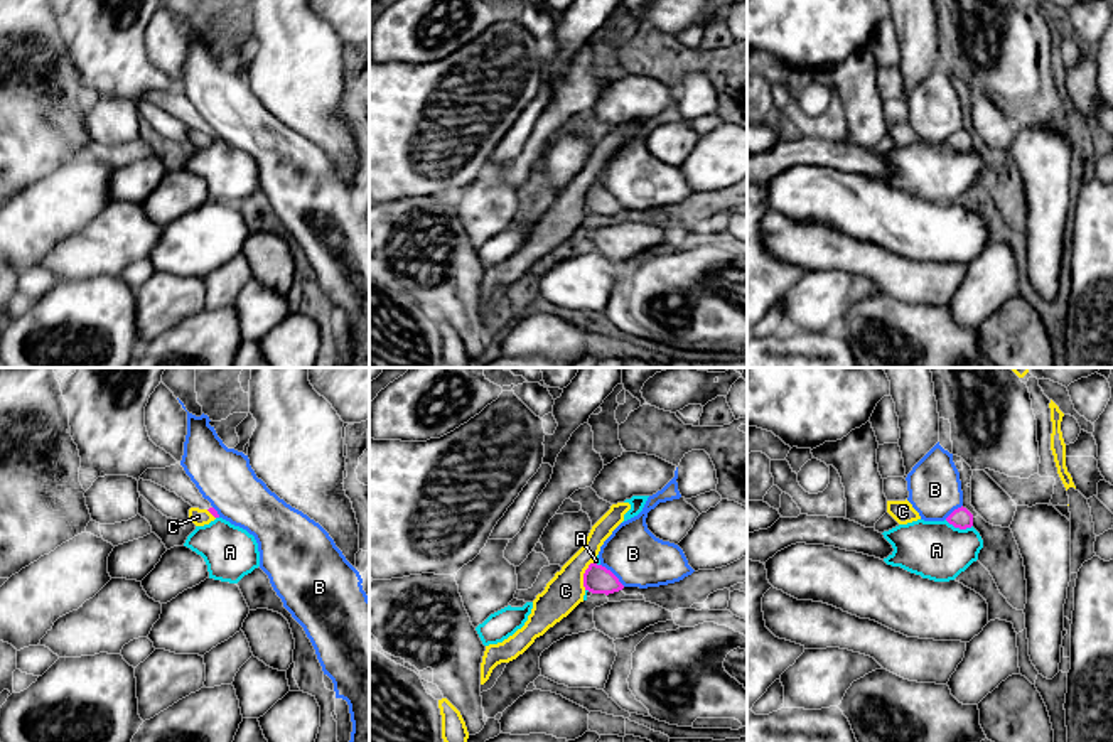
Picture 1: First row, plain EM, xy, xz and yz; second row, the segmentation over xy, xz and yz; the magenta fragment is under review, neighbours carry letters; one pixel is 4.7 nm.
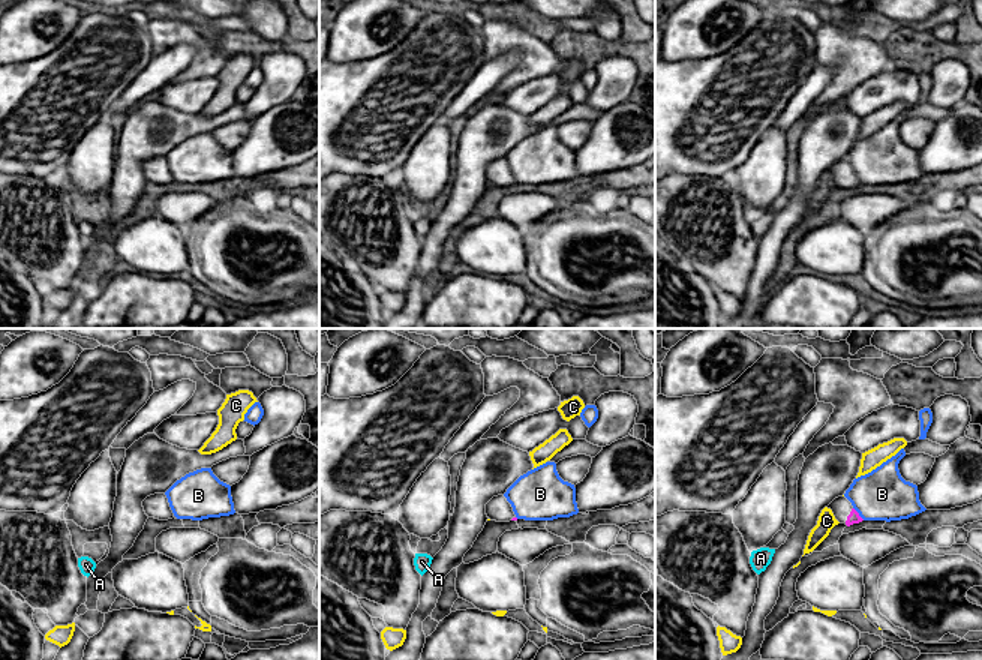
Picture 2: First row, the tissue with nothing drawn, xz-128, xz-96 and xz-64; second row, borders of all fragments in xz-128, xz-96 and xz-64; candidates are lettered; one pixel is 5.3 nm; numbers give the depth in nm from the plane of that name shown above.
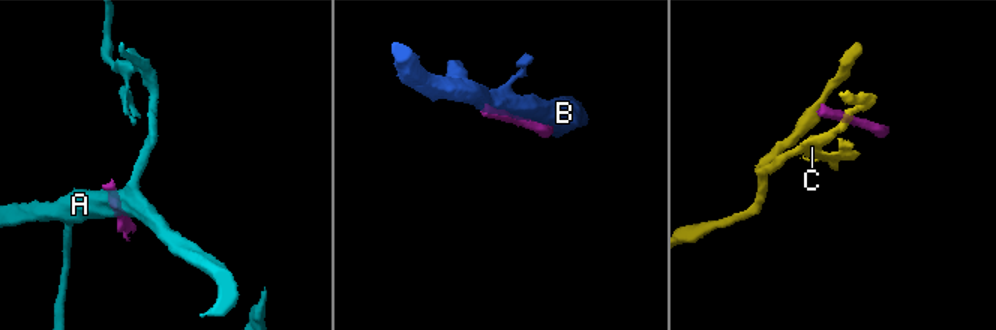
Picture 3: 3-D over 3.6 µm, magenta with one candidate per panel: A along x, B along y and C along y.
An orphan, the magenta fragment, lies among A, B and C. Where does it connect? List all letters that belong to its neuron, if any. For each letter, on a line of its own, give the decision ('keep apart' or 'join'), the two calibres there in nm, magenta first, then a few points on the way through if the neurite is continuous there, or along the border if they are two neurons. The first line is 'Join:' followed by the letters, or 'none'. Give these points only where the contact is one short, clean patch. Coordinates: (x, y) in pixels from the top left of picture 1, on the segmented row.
Join: none
A: keep apart; calibres 100 and 280 nm; border yz (945, 520), (960, 528), (972, 526)
B: keep apart; calibres 140 and 280 nm
C: keep apart; calibres 140 and 180 nm; border xz (592, 562), (584, 574), (584, 589)

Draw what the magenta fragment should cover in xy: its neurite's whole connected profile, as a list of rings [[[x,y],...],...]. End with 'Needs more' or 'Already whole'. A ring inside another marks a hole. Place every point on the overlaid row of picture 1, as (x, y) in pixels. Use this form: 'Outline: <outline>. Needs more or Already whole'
Outline: [[[180,464],[165,469],[147,469],[140,479],[152,481],[170,492],[175,492],[192,508],[207,509],[214,518],[219,518],[218,511],[211,506],[207,499],[202,497],[196,484],[186,474]]]. Needs more

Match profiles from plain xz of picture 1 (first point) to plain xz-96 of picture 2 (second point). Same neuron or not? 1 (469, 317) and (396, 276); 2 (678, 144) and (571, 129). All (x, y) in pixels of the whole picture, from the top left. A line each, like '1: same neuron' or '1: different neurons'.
1: same neuron
2: same neuron

